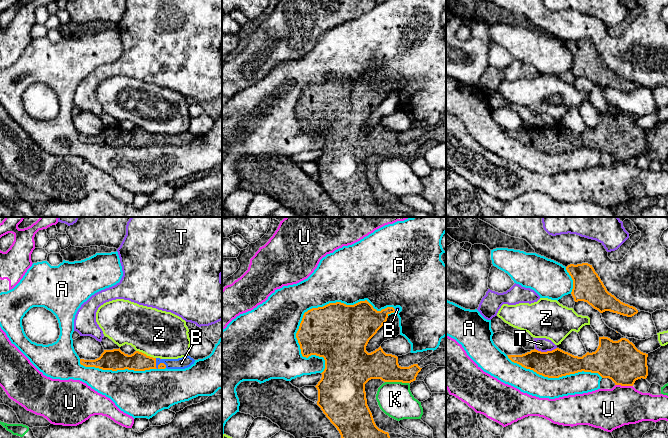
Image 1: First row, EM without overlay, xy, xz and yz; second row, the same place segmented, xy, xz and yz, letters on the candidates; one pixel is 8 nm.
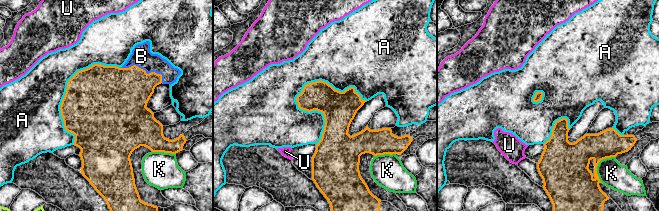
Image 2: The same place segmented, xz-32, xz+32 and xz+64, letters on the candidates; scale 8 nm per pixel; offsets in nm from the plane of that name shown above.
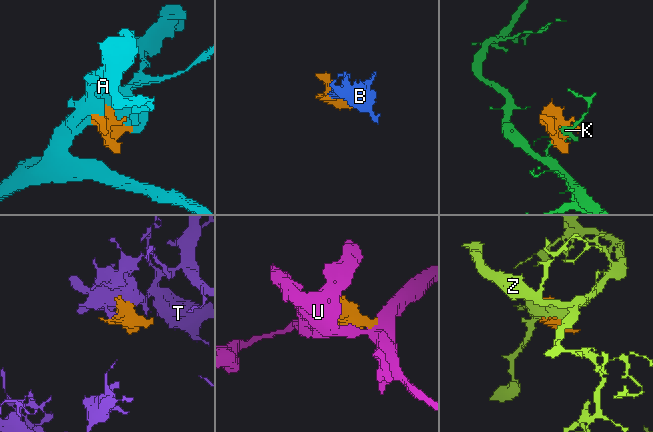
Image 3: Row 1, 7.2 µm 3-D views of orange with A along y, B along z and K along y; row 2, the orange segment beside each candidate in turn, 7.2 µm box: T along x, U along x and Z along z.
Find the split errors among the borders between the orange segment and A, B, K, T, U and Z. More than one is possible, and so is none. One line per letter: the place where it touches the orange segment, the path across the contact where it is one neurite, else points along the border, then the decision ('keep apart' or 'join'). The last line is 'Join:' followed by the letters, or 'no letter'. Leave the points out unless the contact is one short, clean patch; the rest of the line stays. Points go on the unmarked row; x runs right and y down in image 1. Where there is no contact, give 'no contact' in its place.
A: contact xz (329, 79); keep apart
B: contact xy (159, 140); join
K: contact xz (397, 157); keep apart
T: contact yz (545, 128); keep apart
U: contact yz (624, 161); keep apart
Z: contact xy (145, 130); keep apart
Join: B

